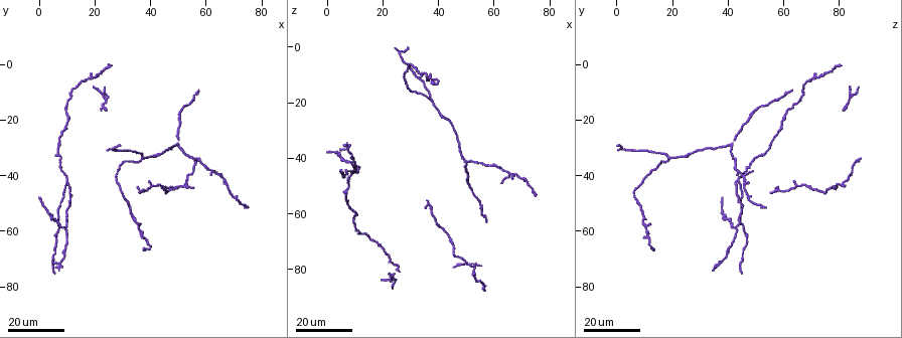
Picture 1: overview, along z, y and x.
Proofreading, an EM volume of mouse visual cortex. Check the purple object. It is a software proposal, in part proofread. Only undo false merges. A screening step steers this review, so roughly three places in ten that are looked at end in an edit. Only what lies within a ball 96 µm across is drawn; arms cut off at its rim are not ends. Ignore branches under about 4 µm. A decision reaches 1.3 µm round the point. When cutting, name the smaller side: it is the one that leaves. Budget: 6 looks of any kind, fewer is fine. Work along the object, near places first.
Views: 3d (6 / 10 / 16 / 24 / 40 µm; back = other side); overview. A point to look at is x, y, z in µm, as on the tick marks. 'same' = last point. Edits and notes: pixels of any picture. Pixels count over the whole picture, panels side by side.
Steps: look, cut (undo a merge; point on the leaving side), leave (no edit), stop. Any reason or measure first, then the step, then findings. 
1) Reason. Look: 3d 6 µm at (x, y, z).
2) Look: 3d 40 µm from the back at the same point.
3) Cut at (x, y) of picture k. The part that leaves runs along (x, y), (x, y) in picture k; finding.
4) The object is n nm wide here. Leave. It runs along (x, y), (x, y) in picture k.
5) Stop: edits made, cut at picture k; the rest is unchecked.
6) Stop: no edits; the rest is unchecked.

Sudden change in width. Look: 3d 24 µm at (7, 33, 52).

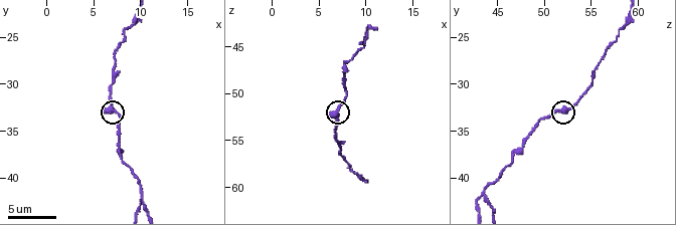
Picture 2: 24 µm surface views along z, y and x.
Look: 3d 6 µm at (7.2, 33.0, 51.2).

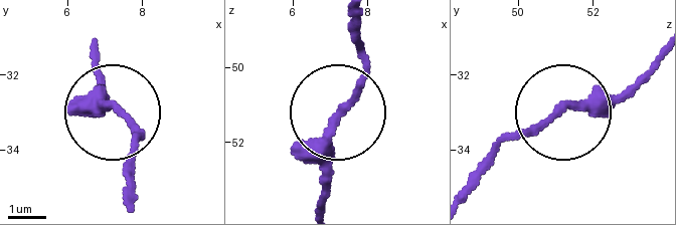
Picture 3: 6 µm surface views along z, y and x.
The object is 180 nm wide here. Leave. All the same cell.

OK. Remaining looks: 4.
Look: 3d 10 µm at (10.0, 42.6, 42.8).

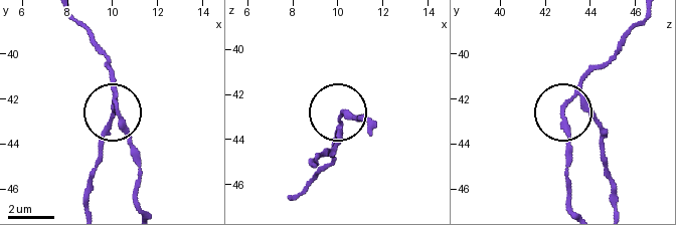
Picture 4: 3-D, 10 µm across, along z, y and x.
The object is 200 nm wide here. Cut at (125, 126) of picture 4. The part that leaves runs along (118, 94), (118, 122), (141, 173), (137, 208) in picture 4; a second cell is stuck on.

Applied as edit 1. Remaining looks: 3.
See it whole again. Look: overview.

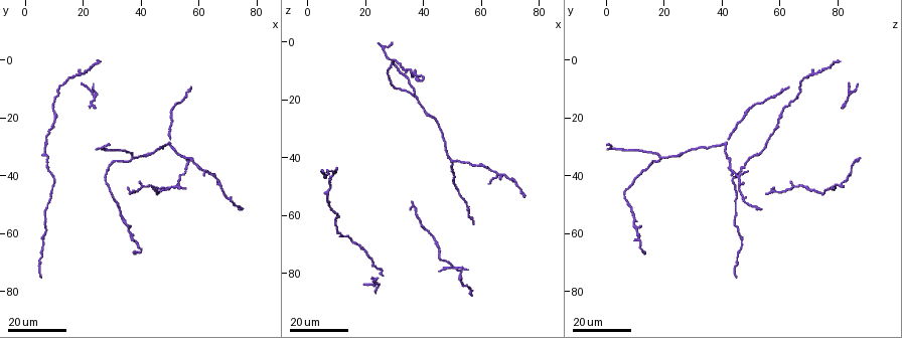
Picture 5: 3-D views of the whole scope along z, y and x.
Three arms meet. Look: 3d 16 µm at (24, 12, 83).

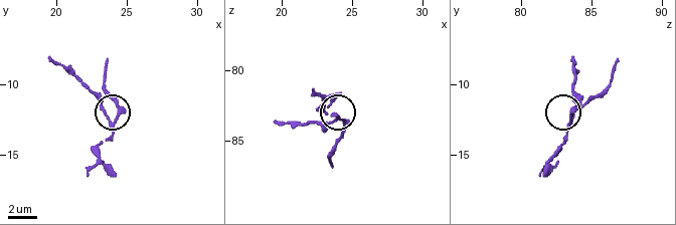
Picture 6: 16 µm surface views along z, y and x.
Look: 3d 6 µm at (24.4, 12.4, 83.4).

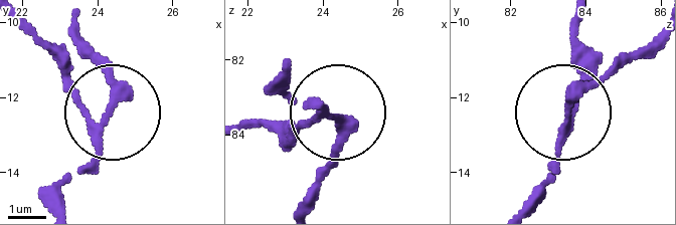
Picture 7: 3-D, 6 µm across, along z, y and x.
The object is 220 nm wide here. Cut at (63, 76) of picture 7. A second cell is stuck on.

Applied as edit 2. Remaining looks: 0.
Stop: edits made, cut at picture 4, cut at picture 7; the rest is unchecked.

